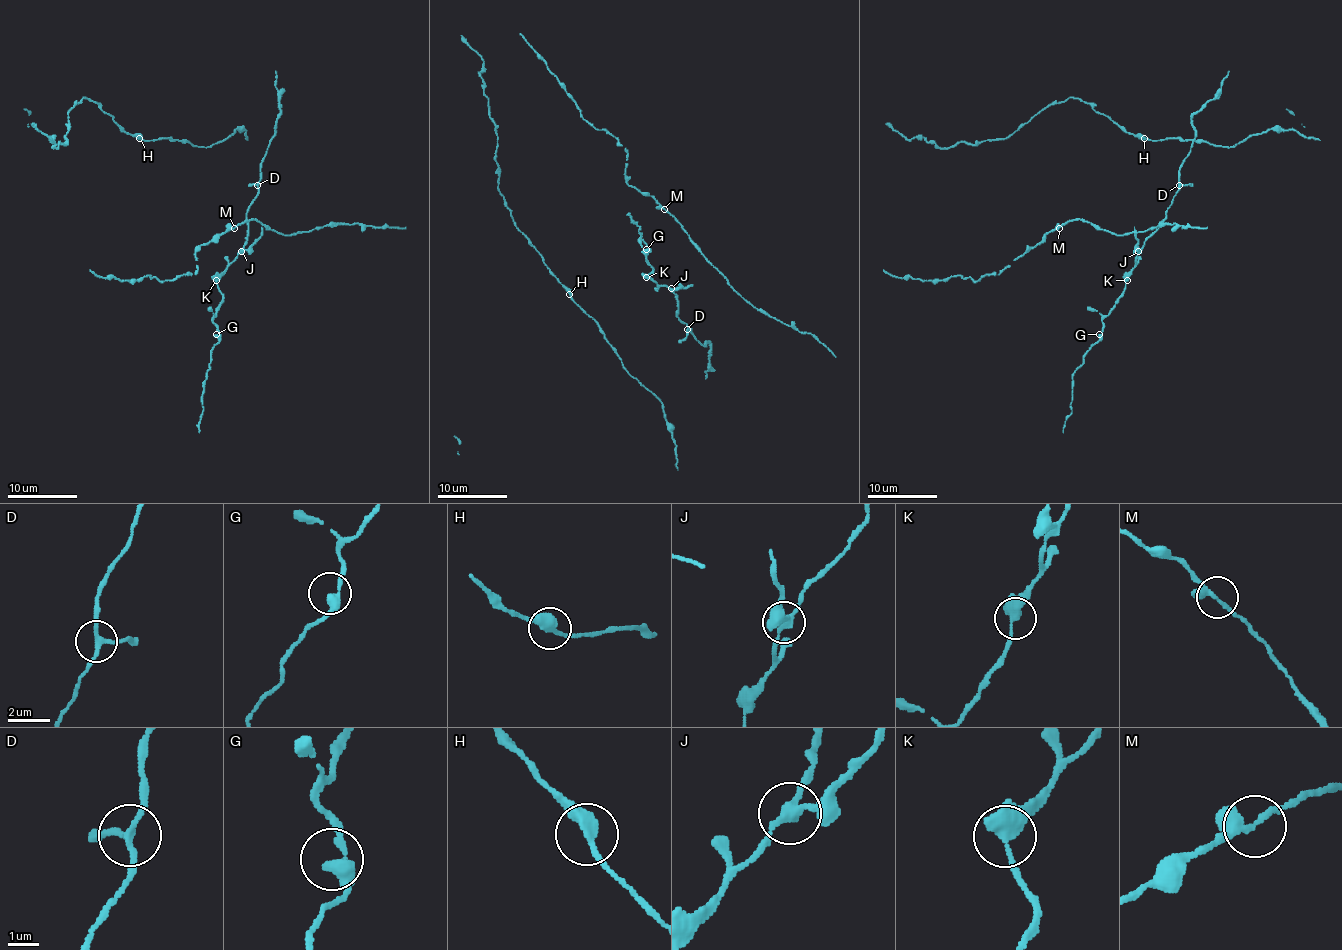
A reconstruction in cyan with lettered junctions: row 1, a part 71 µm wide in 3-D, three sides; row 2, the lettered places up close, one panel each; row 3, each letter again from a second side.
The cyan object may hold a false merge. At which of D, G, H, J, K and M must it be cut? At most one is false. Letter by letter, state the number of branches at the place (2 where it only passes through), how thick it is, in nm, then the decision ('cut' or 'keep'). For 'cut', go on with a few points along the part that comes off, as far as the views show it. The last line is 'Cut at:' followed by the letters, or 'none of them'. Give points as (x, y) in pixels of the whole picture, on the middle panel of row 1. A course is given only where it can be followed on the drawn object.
D: 3 | 200 nm | keep
G: 2 | 360 nm | keep
H: 2 | 400 nm | keep
J: 3 | 260 nm | cut | (672, 289), (691, 284)
K: 3 | 360 nm | keep
M: 3 | 220 nm | keep
Cut at: J

